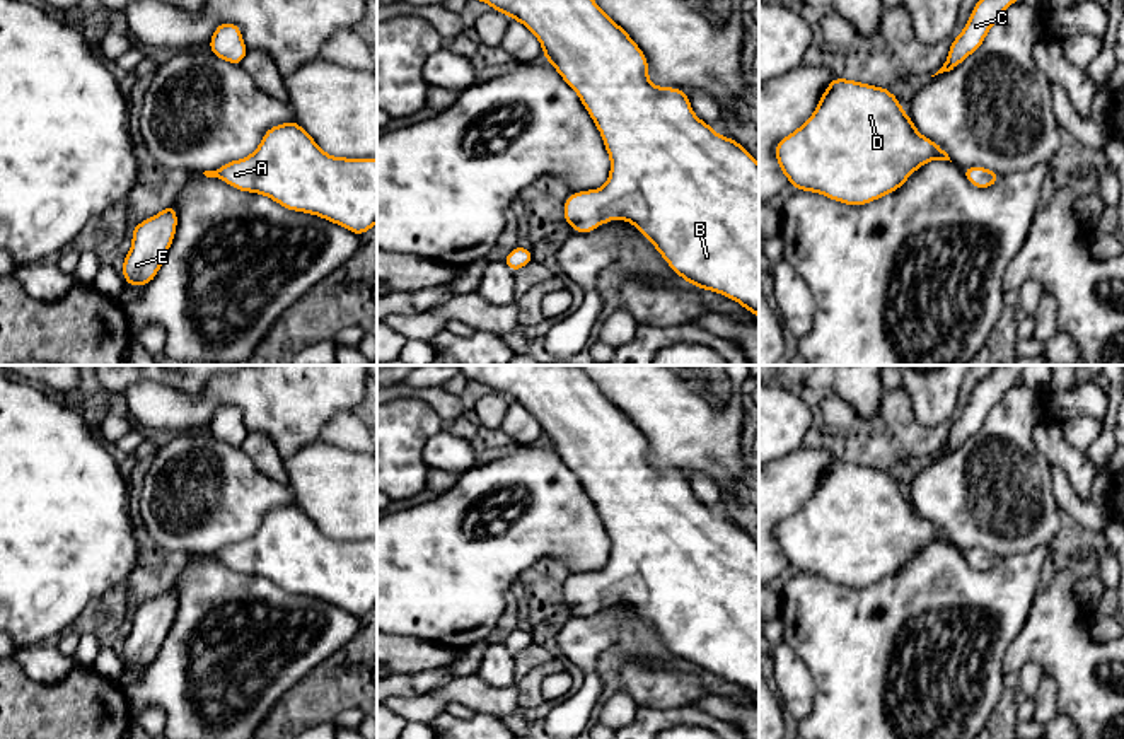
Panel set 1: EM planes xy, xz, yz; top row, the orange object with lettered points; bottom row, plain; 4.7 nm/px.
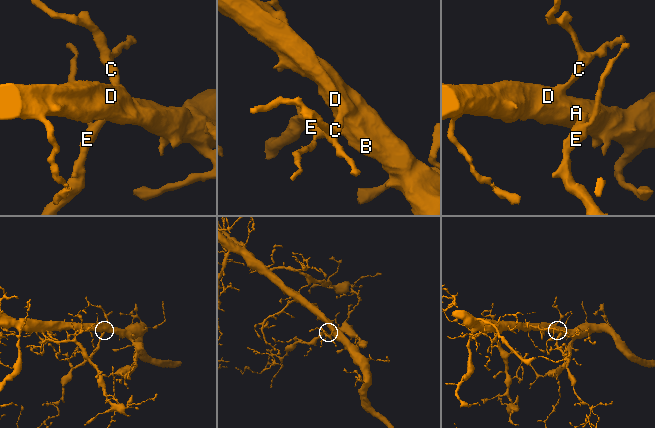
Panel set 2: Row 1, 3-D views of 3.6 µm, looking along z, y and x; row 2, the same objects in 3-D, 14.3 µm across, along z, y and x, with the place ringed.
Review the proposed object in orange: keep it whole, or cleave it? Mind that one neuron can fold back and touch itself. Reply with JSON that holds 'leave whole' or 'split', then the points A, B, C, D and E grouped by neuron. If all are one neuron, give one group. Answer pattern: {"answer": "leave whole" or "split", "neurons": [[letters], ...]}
{"answer": "leave whole", "neurons": [["A", "B", "C", "D", "E"]]}

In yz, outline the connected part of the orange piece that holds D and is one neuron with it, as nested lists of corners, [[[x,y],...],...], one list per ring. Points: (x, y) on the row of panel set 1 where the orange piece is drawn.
[[[834,77],[814,114],[776,143],[781,172],[798,191],[820,193],[834,201],[861,207],[897,191],[930,160],[950,160],[933,140],[923,137],[899,99],[887,87]]]

